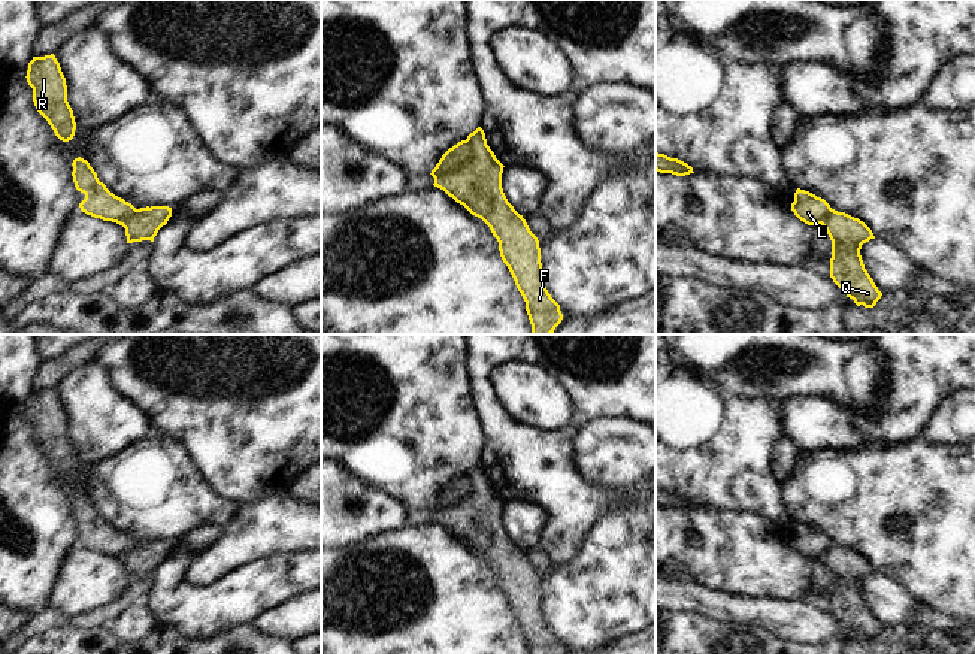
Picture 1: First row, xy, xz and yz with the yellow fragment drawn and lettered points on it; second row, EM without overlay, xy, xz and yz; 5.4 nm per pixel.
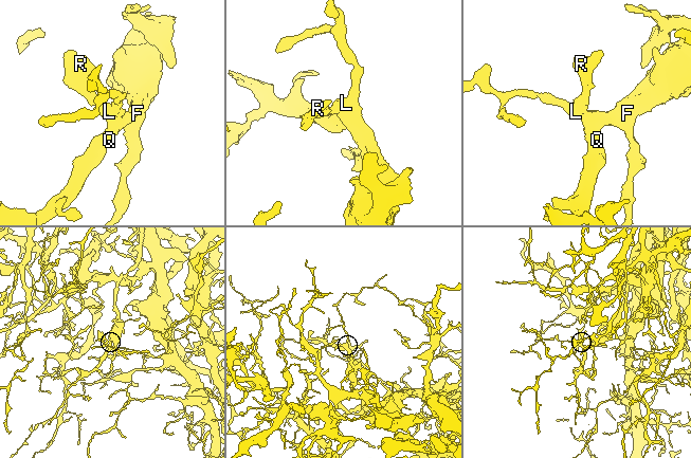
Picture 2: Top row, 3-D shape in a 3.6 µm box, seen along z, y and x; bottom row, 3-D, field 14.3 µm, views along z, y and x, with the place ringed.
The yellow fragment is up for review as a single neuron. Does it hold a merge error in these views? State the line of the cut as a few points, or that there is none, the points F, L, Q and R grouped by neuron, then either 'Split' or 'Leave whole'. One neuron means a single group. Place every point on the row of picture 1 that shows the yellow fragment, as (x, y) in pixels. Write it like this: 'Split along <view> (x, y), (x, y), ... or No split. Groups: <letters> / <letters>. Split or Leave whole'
Split along xz (466, 139), (469, 159), (451, 170), (433, 176). Groups: F Q / L R. Split

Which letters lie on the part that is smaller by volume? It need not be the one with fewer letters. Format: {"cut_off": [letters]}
{"cut_off": ["L", "R"]}

